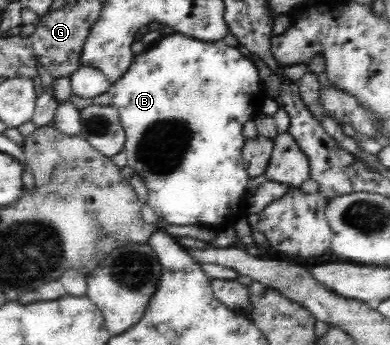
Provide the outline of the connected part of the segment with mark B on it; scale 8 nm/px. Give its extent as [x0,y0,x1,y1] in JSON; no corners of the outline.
[107,32,266,229]

